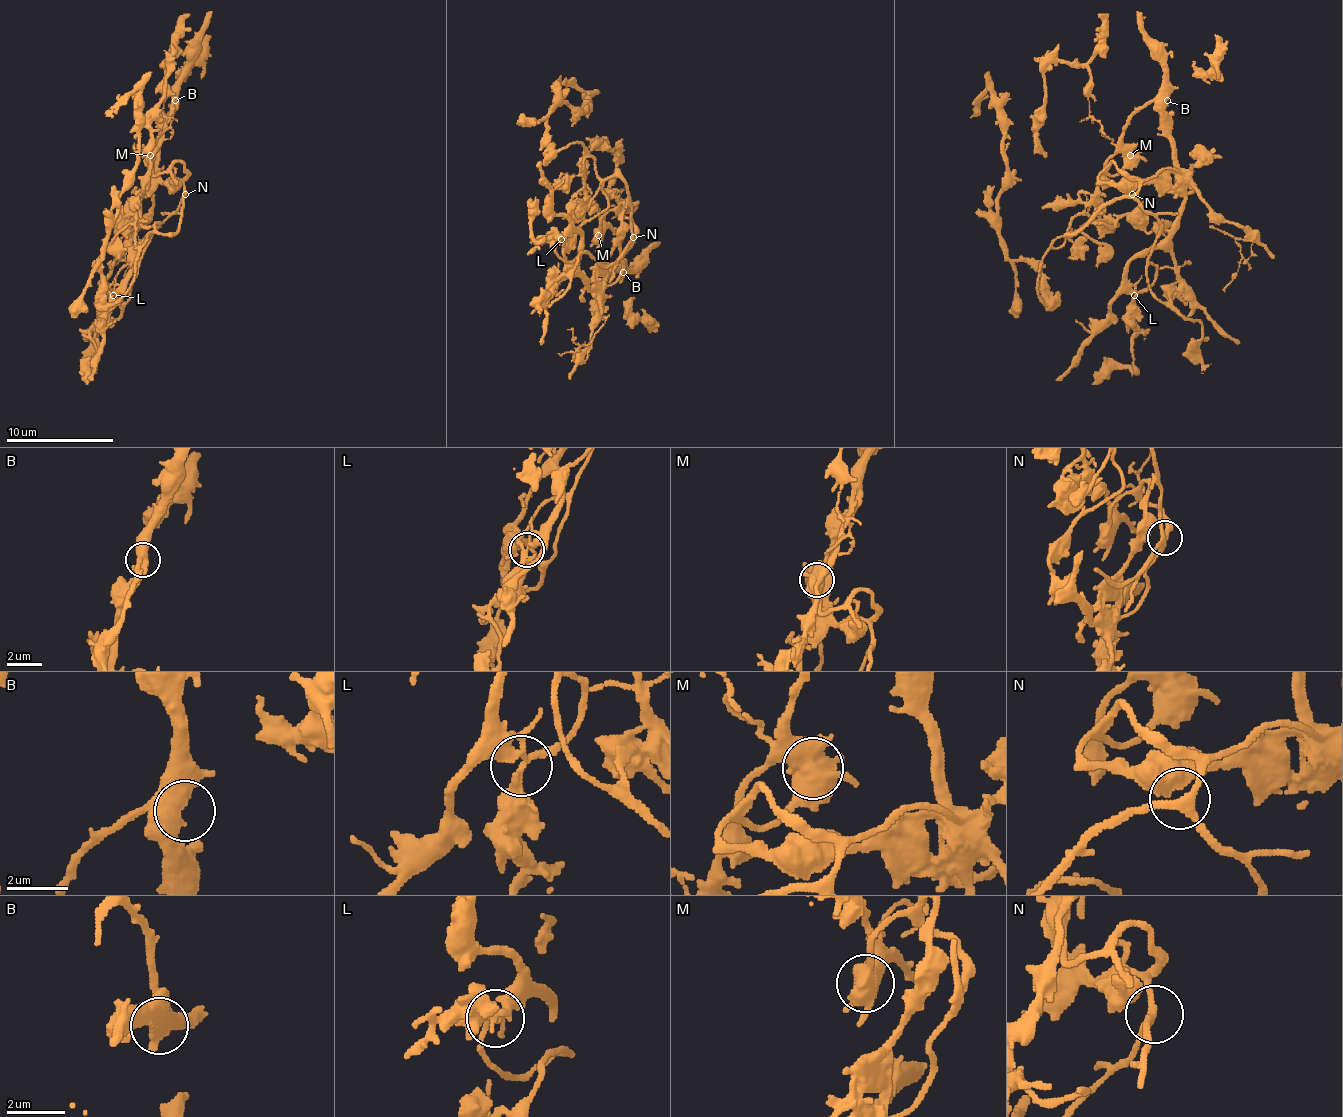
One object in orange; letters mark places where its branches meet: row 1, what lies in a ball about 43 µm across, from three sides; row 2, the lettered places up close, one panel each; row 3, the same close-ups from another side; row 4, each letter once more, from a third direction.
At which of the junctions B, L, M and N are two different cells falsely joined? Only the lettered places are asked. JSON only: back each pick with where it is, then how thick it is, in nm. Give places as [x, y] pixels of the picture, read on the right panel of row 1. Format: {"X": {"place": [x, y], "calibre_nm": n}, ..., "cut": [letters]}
{"L": {"place": [1134, 295], "calibre_nm": 240}, "M": {"place": [1130, 155], "calibre_nm": 600}, "cut": ["L", "M"]}

